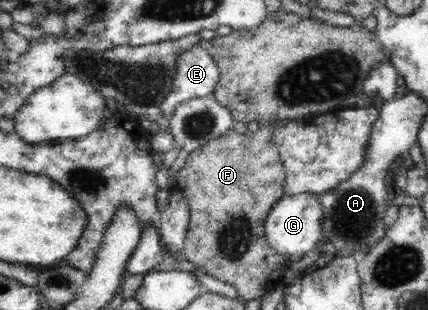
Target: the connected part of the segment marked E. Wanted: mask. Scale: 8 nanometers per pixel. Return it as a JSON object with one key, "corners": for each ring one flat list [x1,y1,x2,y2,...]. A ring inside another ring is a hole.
{"corners":[[200,42,176,60,176,76,171,91,161,104,164,118,170,120,182,102,212,95,221,77,221,69]]}

